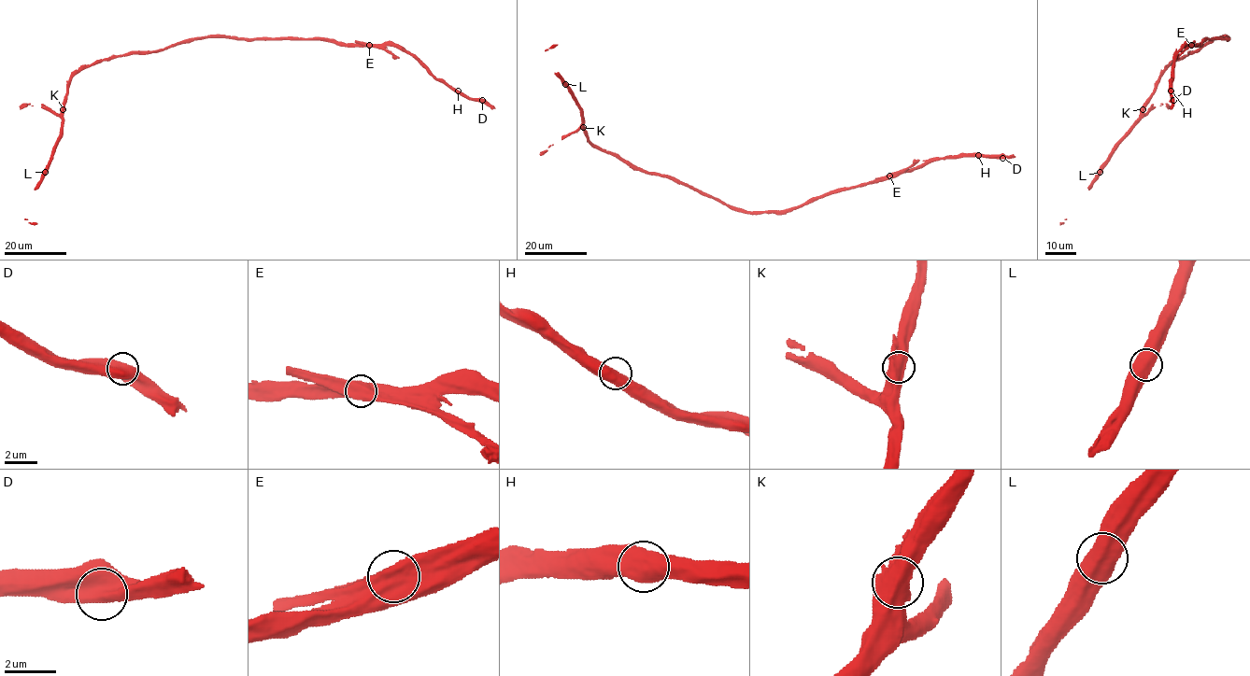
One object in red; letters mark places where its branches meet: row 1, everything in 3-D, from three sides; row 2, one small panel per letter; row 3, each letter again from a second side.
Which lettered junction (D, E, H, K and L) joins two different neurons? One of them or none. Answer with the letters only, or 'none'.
E

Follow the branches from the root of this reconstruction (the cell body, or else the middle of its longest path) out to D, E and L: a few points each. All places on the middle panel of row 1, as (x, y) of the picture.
D: (714, 199), (749, 212), (780, 211), (801, 207), (837, 191), (888, 179), (934, 160), (962, 156), (1002, 158)
E: (714, 199), (749, 212), (780, 211), (801, 207), (837, 191), (877, 182), (889, 176)
L: (714, 199), (668, 177), (635, 170), (597, 148), (586, 135), (581, 108), (565, 84)

